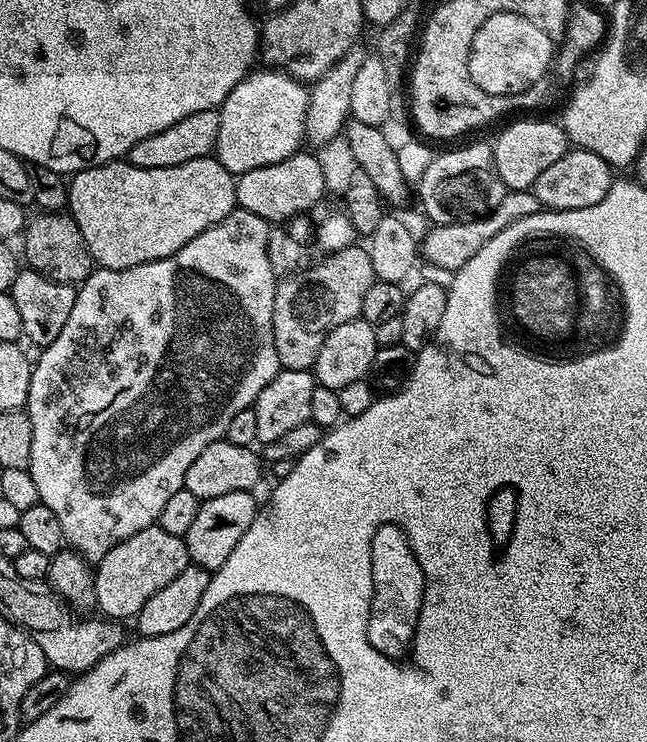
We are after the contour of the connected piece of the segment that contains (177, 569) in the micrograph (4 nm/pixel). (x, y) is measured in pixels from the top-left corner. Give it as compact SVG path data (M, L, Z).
M159 526L138 530L138 534L126 538L126 542L118 542L118 546L95 565L96 608L113 621L124 620L127 616L134 618L153 594L174 582L189 566L188 548L181 537L166 534Z

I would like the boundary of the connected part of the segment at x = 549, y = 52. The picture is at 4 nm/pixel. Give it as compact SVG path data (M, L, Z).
M513 12L494 14L482 22L474 42L470 46L470 78L489 98L516 96L527 93L540 80L549 75L554 57L554 40L548 36L530 18Z

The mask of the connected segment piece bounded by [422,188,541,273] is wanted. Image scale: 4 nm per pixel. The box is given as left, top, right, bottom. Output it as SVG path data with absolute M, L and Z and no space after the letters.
M523 188L517 192L505 191L502 202L498 202L498 206L494 206L494 210L490 210L477 220L437 224L429 227L430 230L425 234L424 240L422 236L423 259L442 270L450 270L454 273L462 266L466 266L466 262L470 262L470 258L474 258L474 254L478 254L478 250L482 250L482 246L486 246L486 242L490 242L490 238L494 238L494 234L498 234L498 230L506 230L506 226L510 226L510 222L518 222L518 218L530 218L530 214L539 211L541 211L540 203L531 190Z

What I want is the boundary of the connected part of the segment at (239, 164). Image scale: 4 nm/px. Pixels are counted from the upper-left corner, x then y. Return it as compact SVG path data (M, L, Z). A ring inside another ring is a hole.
M249 71L244 79L232 85L230 94L218 109L220 125L218 126L218 142L214 156L224 169L235 177L246 174L250 170L258 170L258 166L274 166L274 162L282 162L286 158L290 158L294 153L301 151L306 140L304 127L308 121L309 89L286 72L256 71Z

